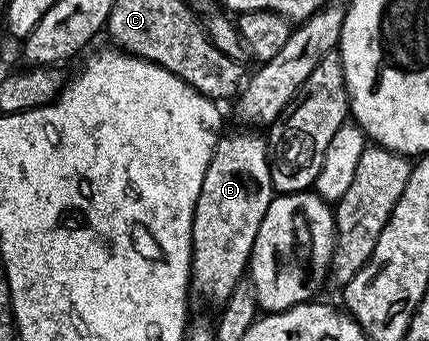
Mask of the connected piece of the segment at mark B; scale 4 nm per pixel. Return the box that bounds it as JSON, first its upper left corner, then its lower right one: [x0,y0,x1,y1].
[190,128,276,304]

